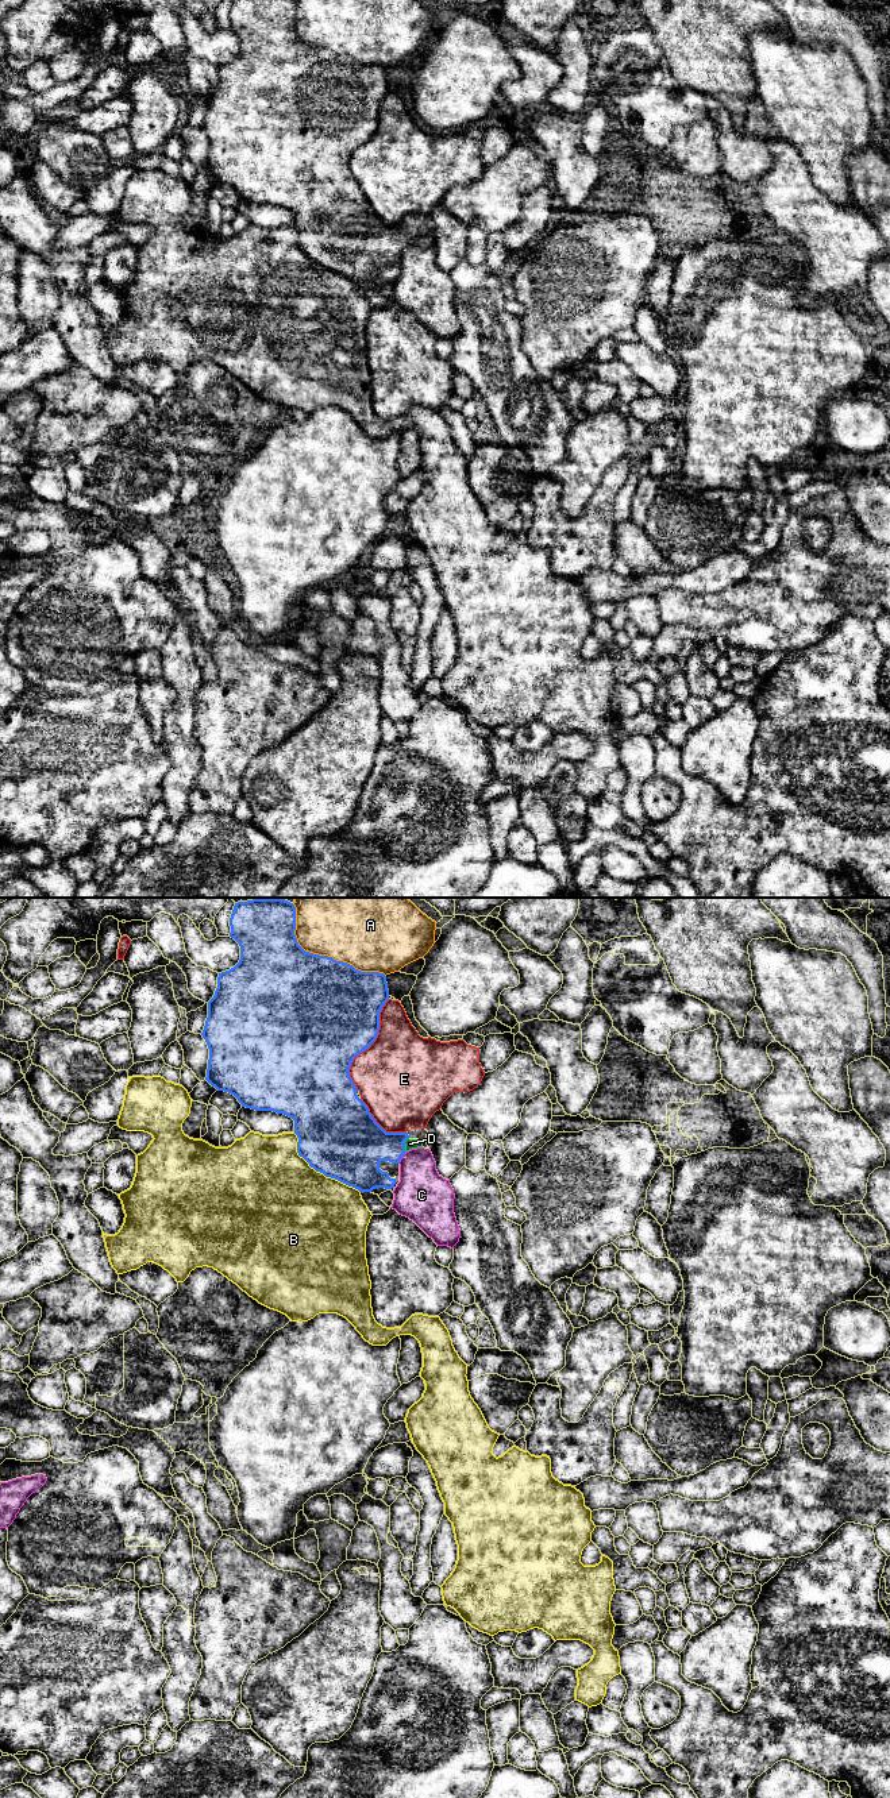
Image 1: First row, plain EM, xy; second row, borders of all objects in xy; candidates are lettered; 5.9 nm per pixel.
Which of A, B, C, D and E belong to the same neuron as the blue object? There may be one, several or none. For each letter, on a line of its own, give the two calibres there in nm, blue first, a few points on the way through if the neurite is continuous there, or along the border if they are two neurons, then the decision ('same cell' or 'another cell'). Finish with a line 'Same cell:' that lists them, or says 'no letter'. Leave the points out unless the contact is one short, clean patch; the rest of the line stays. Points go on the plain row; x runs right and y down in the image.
A: calibres 500 and 360 nm; another cell
B: calibres 480 and 480 nm; another cell
C: calibres 300 and 300 nm; another cell
D: calibres 300 and 60 nm; way xy (362, 236), (404, 238), (409, 236); same cell
E: calibres 500 and 500 nm; another cell
Same cell: D

